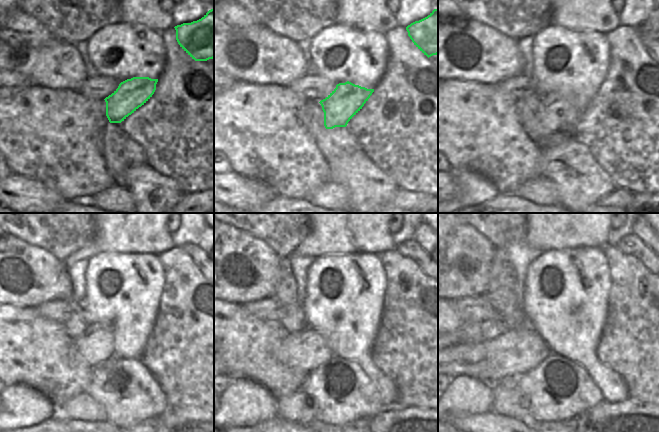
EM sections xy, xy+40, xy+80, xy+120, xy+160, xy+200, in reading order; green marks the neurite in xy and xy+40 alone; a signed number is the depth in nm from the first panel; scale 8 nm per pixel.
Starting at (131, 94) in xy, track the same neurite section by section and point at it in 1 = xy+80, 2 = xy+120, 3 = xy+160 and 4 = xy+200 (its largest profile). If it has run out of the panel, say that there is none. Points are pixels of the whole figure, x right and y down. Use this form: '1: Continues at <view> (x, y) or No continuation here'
1: Continues at xy+80 (560, 110)
2: Continues at xy+120 (96, 345)
3: Continues at xy+160 (304, 351)
4: Continues at xy+200 (517, 351).

